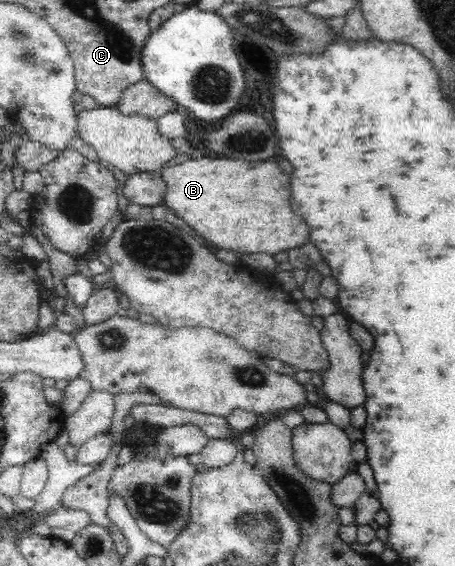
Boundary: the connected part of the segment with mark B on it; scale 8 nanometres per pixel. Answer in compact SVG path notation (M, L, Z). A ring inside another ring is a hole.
M193 157L184 163L161 169L160 172L134 174L128 177L122 191L130 204L136 203L142 207L165 204L174 211L176 217L183 219L196 233L204 235L218 247L226 247L242 255L274 255L292 247L300 247L308 241L308 225L302 221L302 217L292 213L288 197L278 197L290 195L290 179L272 161L248 163L236 159Z

